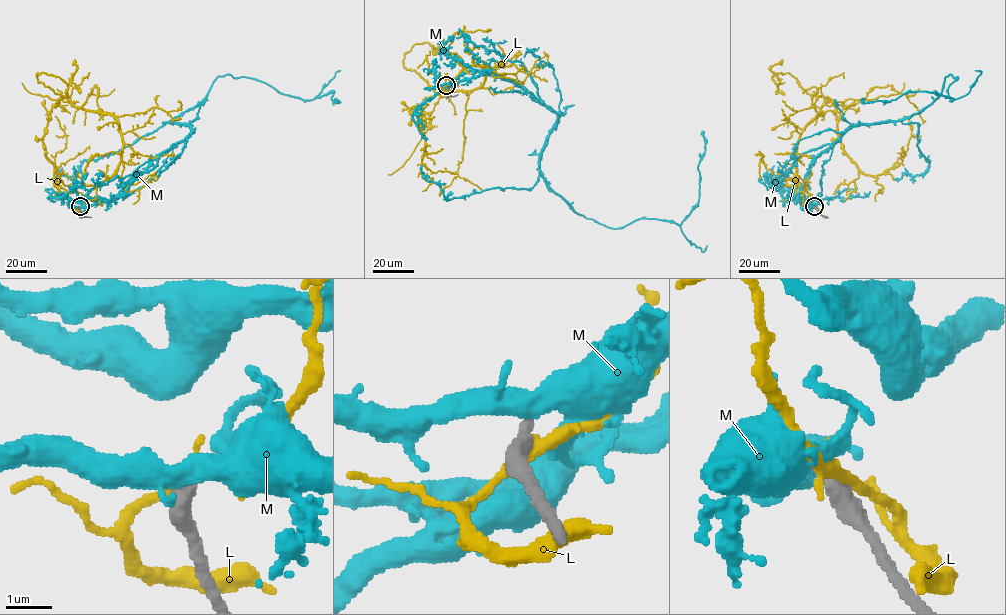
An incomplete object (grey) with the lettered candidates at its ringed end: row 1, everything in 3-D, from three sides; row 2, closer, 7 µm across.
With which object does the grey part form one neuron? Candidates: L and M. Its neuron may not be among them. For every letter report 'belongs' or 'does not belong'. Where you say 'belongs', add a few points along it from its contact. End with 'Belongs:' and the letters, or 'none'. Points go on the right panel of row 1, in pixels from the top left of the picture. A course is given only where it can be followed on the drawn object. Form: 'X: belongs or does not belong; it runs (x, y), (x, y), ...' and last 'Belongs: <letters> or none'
L: does not belong
M: does not belong
Belongs: none

